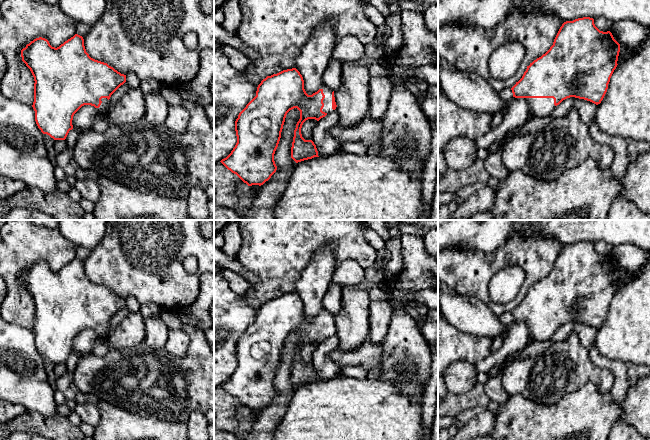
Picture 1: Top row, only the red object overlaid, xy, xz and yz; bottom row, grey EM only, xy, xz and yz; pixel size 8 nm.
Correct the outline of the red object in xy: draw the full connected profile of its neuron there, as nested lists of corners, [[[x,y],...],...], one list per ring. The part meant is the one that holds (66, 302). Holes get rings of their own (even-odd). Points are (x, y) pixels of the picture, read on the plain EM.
[[[78,258],[57,272],[52,271],[45,262],[36,262],[21,274],[21,281],[35,305],[32,331],[35,335],[36,348],[43,358],[49,359],[54,364],[66,363],[69,355],[73,353],[74,338],[84,329],[94,330],[99,338],[106,339],[111,319],[126,306],[126,299],[121,298],[107,287],[91,282],[86,276],[83,261]]]

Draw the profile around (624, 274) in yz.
[[[620,269],[620,276],[619,276],[617,288],[620,288],[622,285],[625,284],[625,282],[629,278],[637,275],[639,272],[640,272],[640,269],[634,270],[634,271],[628,271],[626,269]]]

